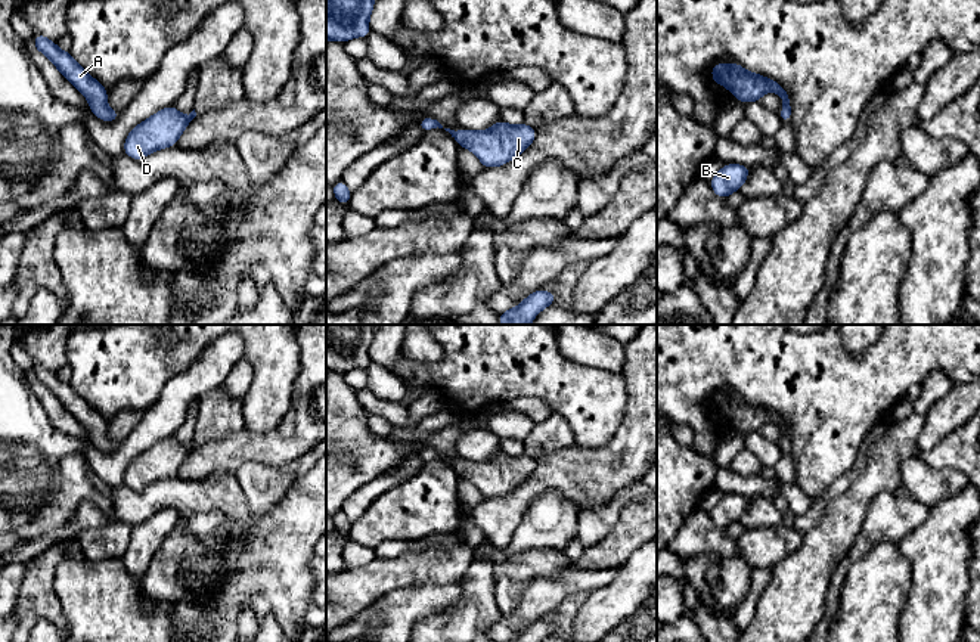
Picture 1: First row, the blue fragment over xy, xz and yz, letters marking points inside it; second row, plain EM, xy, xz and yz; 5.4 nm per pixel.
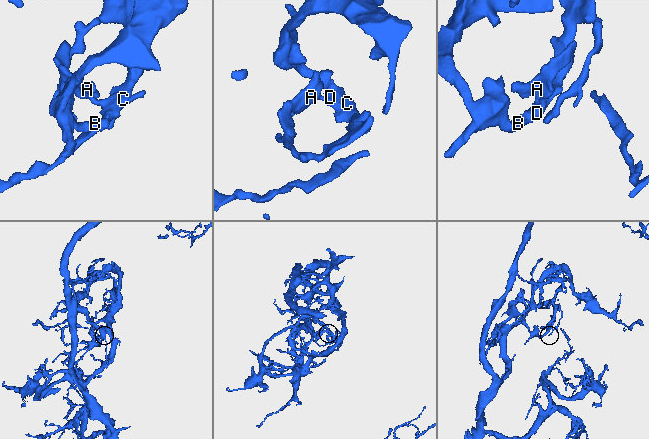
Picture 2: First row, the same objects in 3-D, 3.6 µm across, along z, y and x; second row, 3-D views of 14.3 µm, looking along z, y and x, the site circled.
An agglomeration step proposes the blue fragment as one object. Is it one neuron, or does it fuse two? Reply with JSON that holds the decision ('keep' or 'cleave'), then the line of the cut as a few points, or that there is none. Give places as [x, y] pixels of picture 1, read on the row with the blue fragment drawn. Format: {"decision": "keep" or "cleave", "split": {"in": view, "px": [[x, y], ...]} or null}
{"decision": "keep", "split": null}

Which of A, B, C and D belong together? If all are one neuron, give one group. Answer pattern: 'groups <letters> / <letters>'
groups A B C D

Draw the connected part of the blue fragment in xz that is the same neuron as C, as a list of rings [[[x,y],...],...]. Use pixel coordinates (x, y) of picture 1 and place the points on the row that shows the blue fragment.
[[[506,121],[493,124],[486,131],[444,128],[459,143],[477,155],[484,168],[505,165],[522,153],[536,139],[536,128],[527,122],[512,125]]]

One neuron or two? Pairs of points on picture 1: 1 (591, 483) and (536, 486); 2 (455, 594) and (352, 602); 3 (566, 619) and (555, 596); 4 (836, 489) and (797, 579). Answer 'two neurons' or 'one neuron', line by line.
1: one neuron
2: two neurons
3: two neurons
4: two neurons

